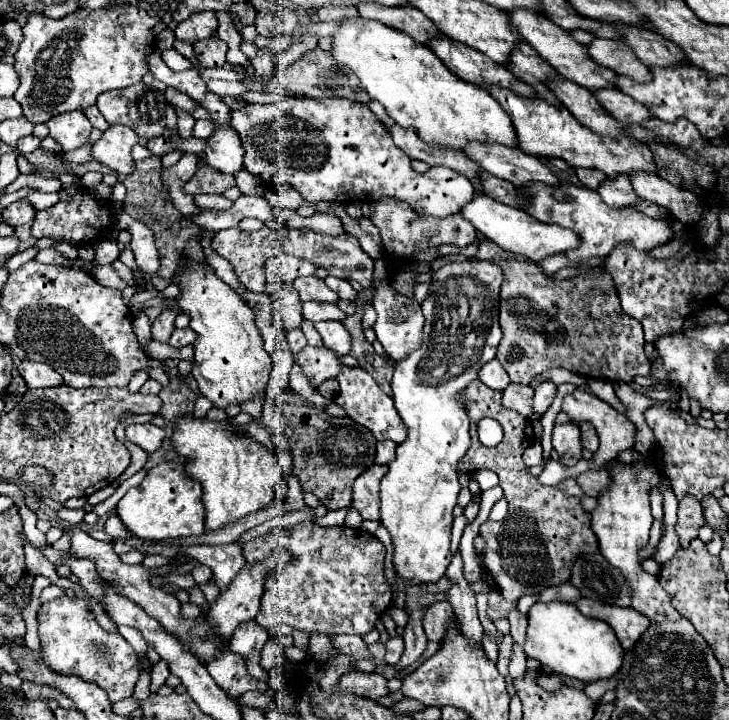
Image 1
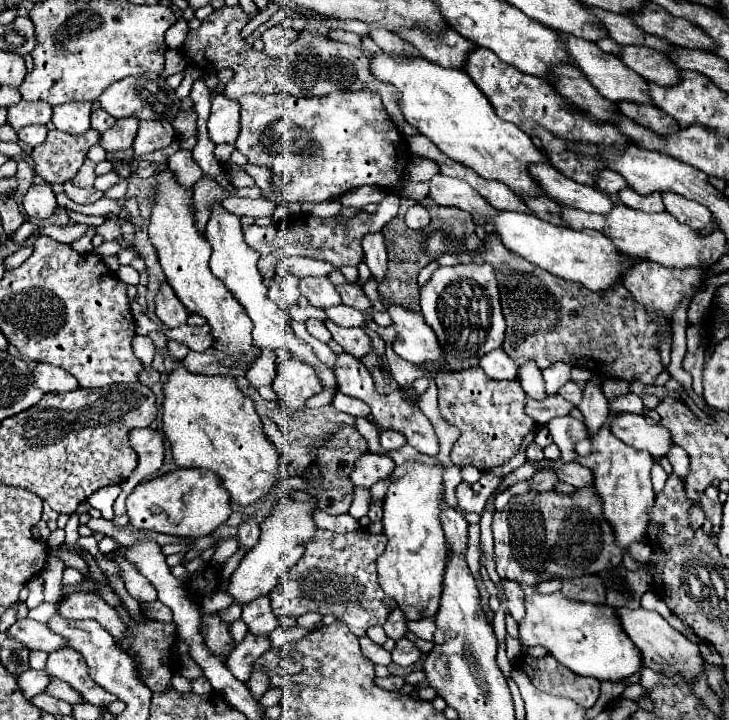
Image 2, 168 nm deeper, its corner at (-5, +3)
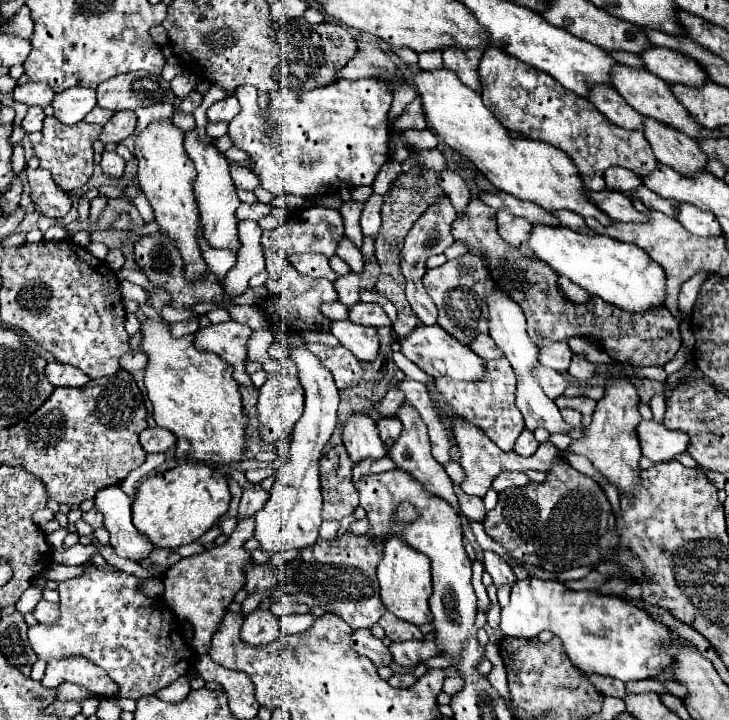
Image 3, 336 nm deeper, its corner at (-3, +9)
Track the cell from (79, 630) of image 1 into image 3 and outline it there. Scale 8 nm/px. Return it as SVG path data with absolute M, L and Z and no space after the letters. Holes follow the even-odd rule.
M68 657L66 661L50 661L42 685L46 689L56 689L62 683L76 683L98 697L114 697L118 693L116 683L104 673L104 669L84 661L84 657Z

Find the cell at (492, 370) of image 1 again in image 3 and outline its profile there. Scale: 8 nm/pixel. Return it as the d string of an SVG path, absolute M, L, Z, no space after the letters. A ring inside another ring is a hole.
M480 335L476 339L470 341L470 349L474 353L478 353L480 357L484 357L486 361L492 361L492 359L500 359L504 353L500 353L500 347L496 347L496 343L488 337L488 335Z

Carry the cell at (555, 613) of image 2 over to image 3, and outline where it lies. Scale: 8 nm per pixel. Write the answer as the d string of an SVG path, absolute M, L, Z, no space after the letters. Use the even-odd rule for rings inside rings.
M524 579L512 587L510 603L500 611L500 631L508 637L524 637L532 639L544 629L552 631L562 639L564 649L574 667L584 673L608 675L620 681L640 681L640 679L656 679L664 669L674 665L674 657L664 651L660 645L668 645L674 641L674 635L660 621L652 619L644 609L634 607L622 597L602 595L598 591L570 591L558 581L542 581L542 579Z

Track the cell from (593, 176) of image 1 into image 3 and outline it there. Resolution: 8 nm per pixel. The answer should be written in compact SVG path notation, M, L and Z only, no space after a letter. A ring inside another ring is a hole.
M610 167L604 173L604 179L606 179L606 187L608 189L622 191L622 193L634 191L638 185L642 185L640 177L636 177L630 169L620 169L620 167Z

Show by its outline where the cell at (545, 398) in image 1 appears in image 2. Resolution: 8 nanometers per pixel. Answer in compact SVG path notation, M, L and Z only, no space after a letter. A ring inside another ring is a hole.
M554 363L548 369L542 371L544 375L544 385L546 385L546 395L556 395L560 387L570 381L570 365L566 363Z

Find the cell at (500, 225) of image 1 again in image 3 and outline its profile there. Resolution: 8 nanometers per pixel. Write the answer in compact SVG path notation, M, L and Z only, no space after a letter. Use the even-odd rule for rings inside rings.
M534 225L528 243L534 249L536 257L540 261L548 263L558 275L572 279L582 289L586 289L590 295L598 295L600 299L604 299L604 301L608 301L624 311L646 313L646 311L654 311L658 307L664 307L664 301L666 301L664 269L654 259L650 259L650 255L644 249L640 249L638 245L622 243L622 241L616 241L612 237L606 237L606 235L586 235L586 233L570 231L568 227L542 227L542 225Z

